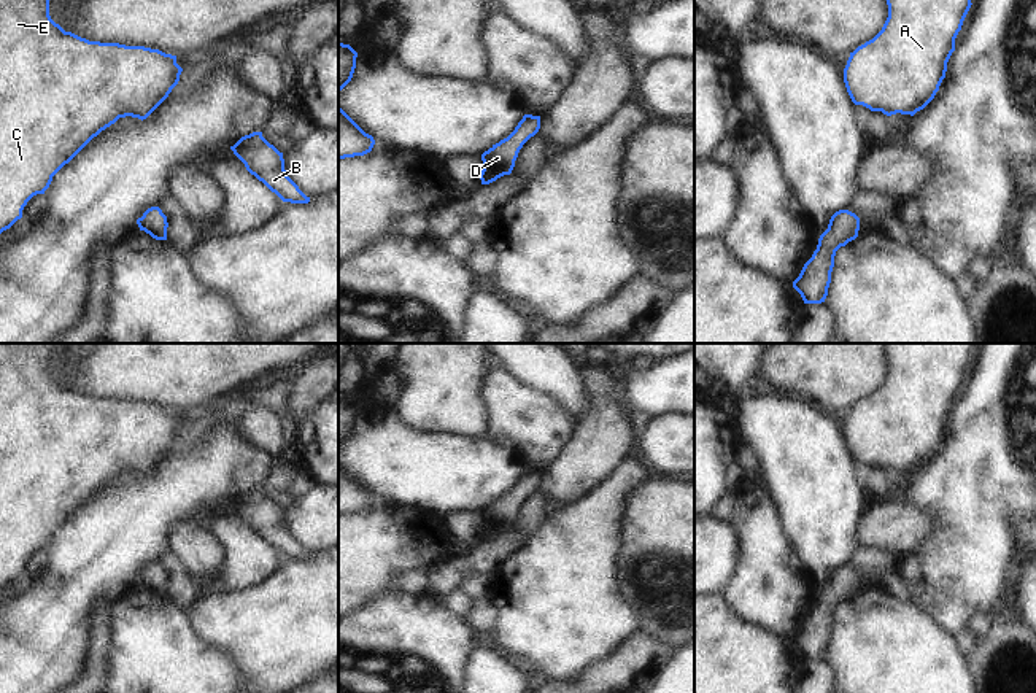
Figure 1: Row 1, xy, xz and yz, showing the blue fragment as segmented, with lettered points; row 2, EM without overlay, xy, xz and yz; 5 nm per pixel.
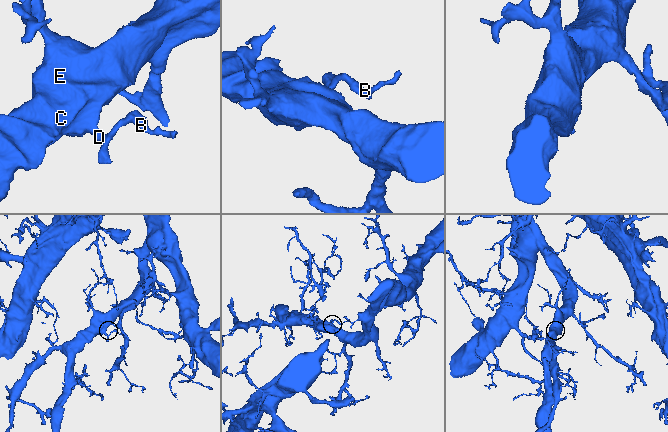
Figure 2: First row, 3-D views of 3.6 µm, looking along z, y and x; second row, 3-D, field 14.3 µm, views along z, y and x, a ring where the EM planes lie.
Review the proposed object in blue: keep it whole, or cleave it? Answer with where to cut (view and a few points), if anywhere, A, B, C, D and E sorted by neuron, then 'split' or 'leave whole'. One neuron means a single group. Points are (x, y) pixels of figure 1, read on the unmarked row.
no cut | A B C D E | leave whole

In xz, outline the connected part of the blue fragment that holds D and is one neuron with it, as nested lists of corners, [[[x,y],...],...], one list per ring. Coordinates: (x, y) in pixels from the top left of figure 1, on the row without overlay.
[[[524,470],[515,486],[481,510],[481,540],[489,540],[504,531],[510,531],[523,501],[540,485],[540,472]]]

